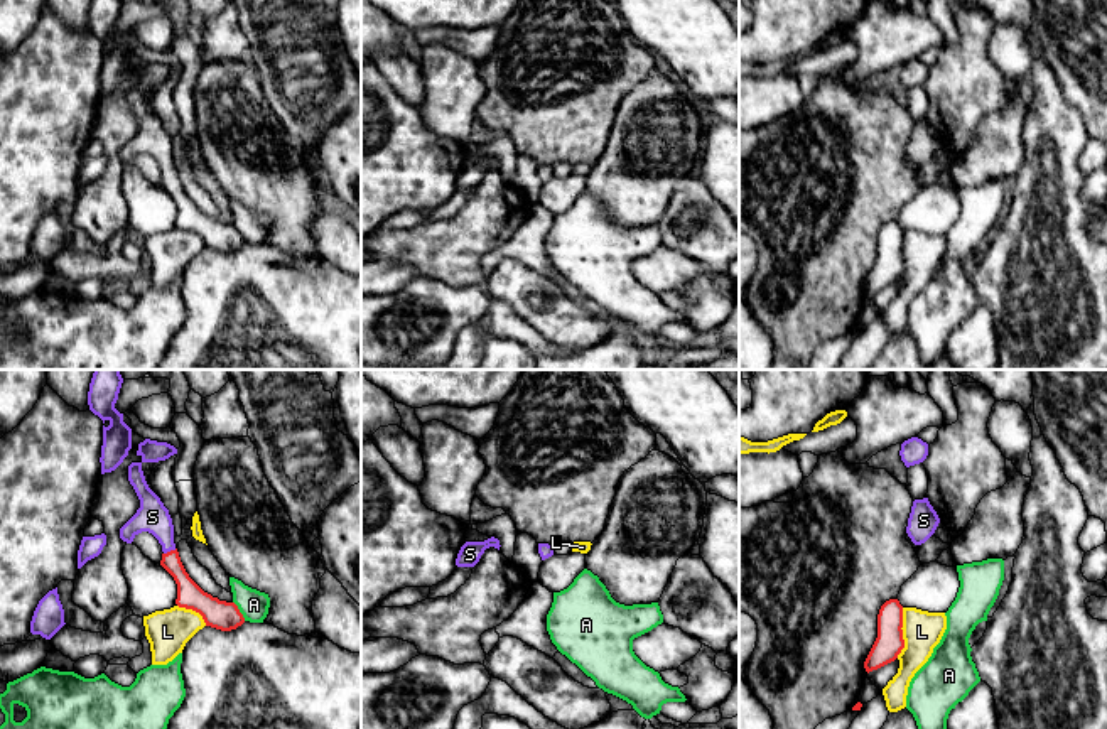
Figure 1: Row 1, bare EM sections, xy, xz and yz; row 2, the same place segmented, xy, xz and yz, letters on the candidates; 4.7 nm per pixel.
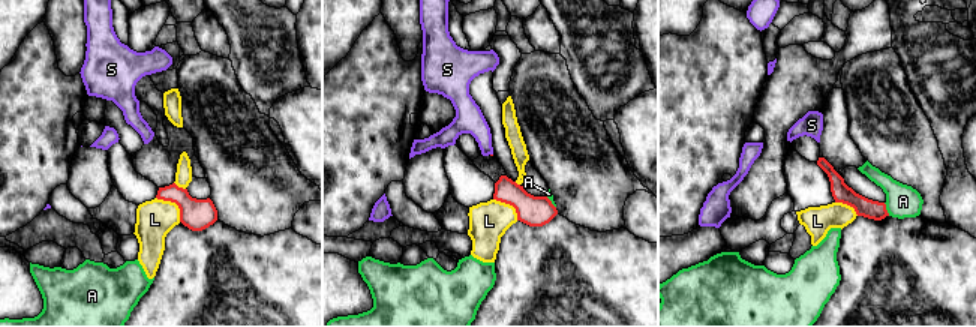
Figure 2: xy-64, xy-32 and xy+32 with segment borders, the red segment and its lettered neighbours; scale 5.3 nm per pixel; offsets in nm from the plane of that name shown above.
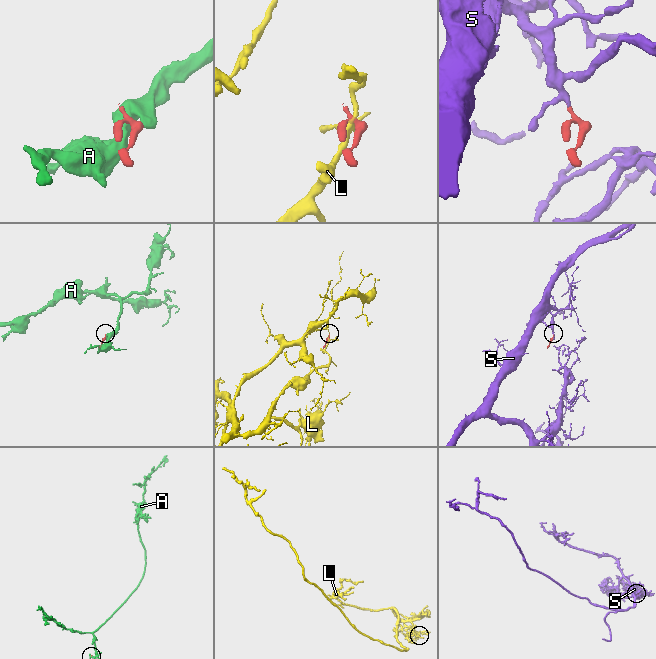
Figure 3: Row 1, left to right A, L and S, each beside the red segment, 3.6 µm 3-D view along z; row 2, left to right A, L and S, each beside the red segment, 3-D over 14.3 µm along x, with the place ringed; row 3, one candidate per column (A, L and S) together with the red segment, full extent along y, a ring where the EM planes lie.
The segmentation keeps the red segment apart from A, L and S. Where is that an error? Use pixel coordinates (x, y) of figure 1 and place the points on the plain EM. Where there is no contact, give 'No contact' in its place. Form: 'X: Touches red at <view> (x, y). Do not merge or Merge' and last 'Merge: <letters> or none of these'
A: Touches red at xy (238, 233). Do not merge
L: Touches red at yz (901, 255). Do not merge
S: Touches red at xy (171, 172). Merge
Merge: S

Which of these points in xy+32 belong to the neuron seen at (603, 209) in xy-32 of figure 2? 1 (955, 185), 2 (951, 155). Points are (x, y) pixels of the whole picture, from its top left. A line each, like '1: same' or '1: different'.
1: different
2: different

